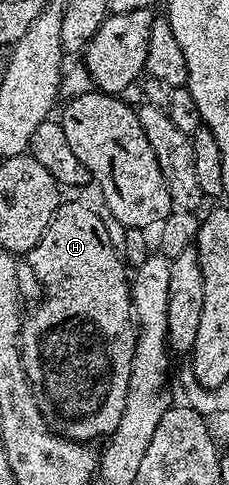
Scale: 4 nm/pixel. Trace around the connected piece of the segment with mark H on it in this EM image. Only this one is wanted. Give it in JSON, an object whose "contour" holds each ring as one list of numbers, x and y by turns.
{"contour":[[71,200,60,203,55,217,49,222,49,230,33,246,33,250,26,253,25,264,31,267,33,275,39,279,39,284,43,287,43,301,35,309,28,311,21,321,19,329,19,349,23,359,23,373,27,376,27,381,31,387,31,392,35,396,37,406,41,414,47,419,54,431,67,440,78,440,80,442,102,441,110,437,111,433,117,430,117,422,121,422,121,414,125,414,125,398,129,390,129,378,131,377,131,363,135,353,135,338,137,335,137,320,133,315,131,306,131,280,129,279,129,268,125,263,121,252,114,248,109,240,109,231,98,211,91,209,89,205,82,204,79,200]]}

